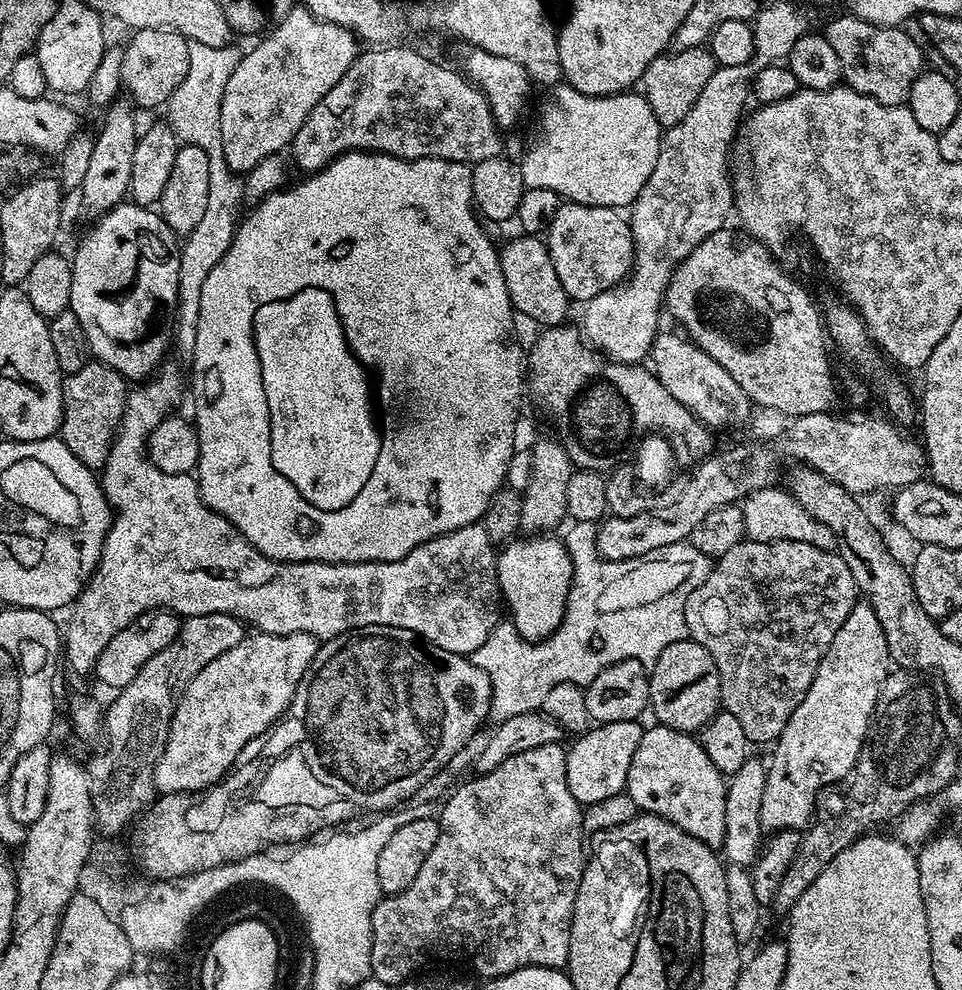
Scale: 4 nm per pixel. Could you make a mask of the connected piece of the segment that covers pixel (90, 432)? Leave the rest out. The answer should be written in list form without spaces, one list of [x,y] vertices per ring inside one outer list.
[[[90,362],[74,374],[64,377],[64,409],[58,439],[67,446],[70,454],[82,462],[82,466],[93,470],[103,469],[106,458],[110,458],[116,431],[124,417],[124,401],[130,391],[129,381],[118,370],[99,362]]]

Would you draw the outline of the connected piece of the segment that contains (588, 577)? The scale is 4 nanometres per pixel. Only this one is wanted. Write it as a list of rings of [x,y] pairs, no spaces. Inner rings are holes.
[[[578,521],[571,525],[568,537],[563,537],[563,544],[568,550],[573,564],[572,588],[569,590],[568,605],[559,628],[547,639],[535,642],[520,636],[511,619],[501,619],[494,626],[490,638],[478,646],[470,657],[472,664],[478,666],[490,678],[492,686],[492,705],[488,711],[488,720],[493,725],[500,725],[506,718],[514,718],[514,714],[526,714],[543,709],[544,699],[552,687],[558,682],[570,682],[587,686],[598,678],[606,666],[617,664],[623,660],[637,660],[645,666],[656,663],[658,654],[670,646],[670,642],[678,642],[688,636],[688,622],[684,607],[686,598],[712,572],[713,561],[702,554],[690,542],[662,546],[658,550],[650,550],[648,556],[639,556],[629,560],[604,560],[596,548],[597,525],[592,522]]]

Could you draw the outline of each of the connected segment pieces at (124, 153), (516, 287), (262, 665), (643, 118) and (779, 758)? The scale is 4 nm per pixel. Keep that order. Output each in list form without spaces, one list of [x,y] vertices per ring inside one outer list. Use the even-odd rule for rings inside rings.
[[[115,99],[104,113],[106,114],[100,124],[100,133],[95,133],[93,139],[90,166],[87,167],[86,178],[83,179],[78,191],[78,196],[84,199],[85,210],[92,218],[99,218],[117,204],[125,203],[129,195],[130,170],[134,170],[134,146],[138,139],[138,112],[127,99]]]
[[[527,234],[517,237],[499,249],[503,278],[513,309],[521,317],[526,316],[540,324],[539,327],[559,327],[567,321],[565,319],[569,308],[572,307],[572,301],[555,273],[548,245],[541,237]]]
[[[256,632],[245,635],[244,640],[238,642],[238,646],[226,650],[226,654],[218,654],[218,658],[210,662],[210,666],[202,666],[202,670],[194,674],[194,678],[180,695],[176,712],[172,715],[168,741],[154,772],[157,793],[202,792],[211,784],[224,779],[241,759],[244,747],[251,740],[261,739],[284,715],[302,674],[306,674],[310,662],[316,657],[317,647],[316,637],[310,634],[279,636]]]
[[[561,82],[551,89],[540,112],[540,129],[518,163],[525,185],[554,190],[565,201],[624,210],[631,206],[646,185],[658,160],[662,129],[643,94],[629,90],[615,96],[587,96]]]
[[[867,602],[856,603],[850,614],[846,614],[846,622],[842,622],[838,634],[834,634],[834,642],[830,642],[814,674],[814,682],[810,682],[810,690],[806,690],[806,698],[798,702],[798,710],[794,710],[794,714],[790,714],[790,722],[786,722],[786,730],[782,730],[782,734],[774,741],[772,761],[769,759],[766,764],[766,790],[762,790],[760,826],[765,833],[781,832],[787,828],[803,829],[813,819],[812,811],[816,808],[820,791],[827,784],[836,784],[840,779],[841,783],[852,775],[852,767],[856,765],[864,739],[868,737],[878,694],[890,671],[891,658],[878,614]]]

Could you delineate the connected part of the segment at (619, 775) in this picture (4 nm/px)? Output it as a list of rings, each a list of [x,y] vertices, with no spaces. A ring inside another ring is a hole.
[[[639,719],[596,724],[579,737],[573,748],[567,749],[566,782],[570,782],[570,794],[581,806],[602,802],[614,794],[625,791],[630,774],[630,761],[634,759],[634,750],[642,742],[645,725]]]

